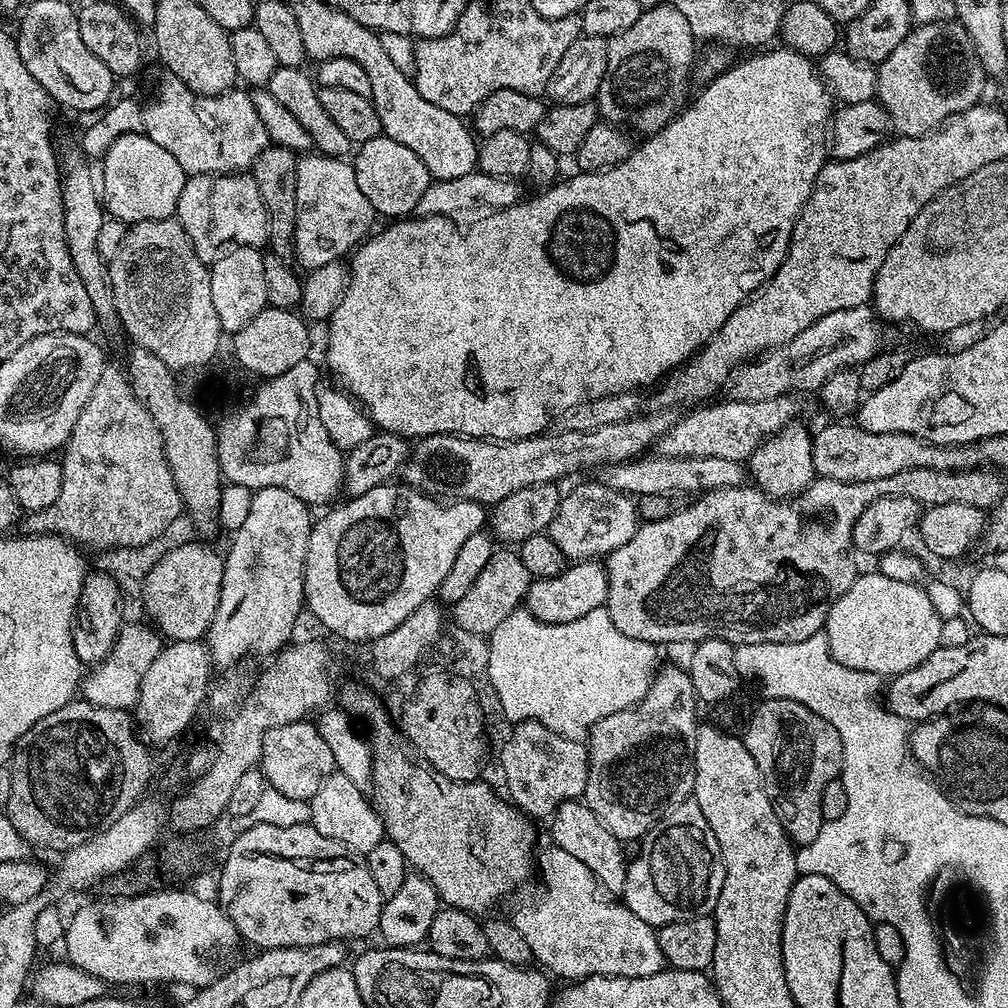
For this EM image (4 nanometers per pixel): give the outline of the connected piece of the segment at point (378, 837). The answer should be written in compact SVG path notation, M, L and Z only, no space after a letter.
M333 771L318 786L318 794L311 799L311 823L318 830L318 834L326 834L326 838L334 838L334 842L342 842L350 850L366 854L378 846L378 842L386 839L384 823L376 812L376 806L366 795L365 789L354 786L346 774Z

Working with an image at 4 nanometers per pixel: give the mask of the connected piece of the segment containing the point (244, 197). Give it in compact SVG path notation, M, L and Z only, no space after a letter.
M234 172L231 174L209 174L207 176L188 176L182 186L182 194L178 194L178 206L175 219L179 220L182 230L190 238L194 246L194 254L202 263L211 266L219 256L229 252L231 248L259 248L268 244L268 216L263 205L258 185L251 174Z

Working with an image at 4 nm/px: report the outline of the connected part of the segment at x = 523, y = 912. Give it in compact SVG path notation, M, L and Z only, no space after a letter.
M547 847L538 852L544 893L537 898L536 908L516 908L510 914L513 926L526 938L526 946L530 946L532 960L553 977L561 976L564 982L579 982L588 976L646 978L664 971L657 929L642 922L619 899L609 898L590 866L578 862L574 854Z

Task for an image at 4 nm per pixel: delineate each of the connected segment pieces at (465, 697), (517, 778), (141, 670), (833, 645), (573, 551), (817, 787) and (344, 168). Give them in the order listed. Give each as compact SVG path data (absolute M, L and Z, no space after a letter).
M436 670L436 672L430 673L429 676L422 677L421 680L417 682L416 689L414 689L412 692L412 698L405 702L404 709L402 709L400 712L400 724L399 727L402 729L402 732L402 727L404 727L404 732L406 735L408 735L409 742L412 743L413 746L416 747L417 750L420 751L430 763L432 763L429 764L431 771L438 772L440 775L445 776L446 778L457 781L479 781L481 779L484 767L486 765L486 758L484 758L484 755L487 754L488 748L490 748L489 741L486 739L484 733L483 712L480 709L480 705L472 700L472 688L467 688L462 681L454 679L453 673L448 673L443 670Z
M522 720L499 750L498 763L505 772L503 787L511 803L529 817L551 817L562 802L583 797L588 781L588 750L581 741L562 738L537 720Z
M125 623L121 627L120 635L116 637L111 652L89 671L93 671L89 676L87 673L83 677L83 699L89 700L94 706L135 709L136 699L140 697L142 678L146 678L146 670L150 670L154 658L158 658L162 647L162 637L159 631L147 623L144 624Z
M872 570L865 576L864 573L857 575L850 590L846 590L846 594L834 602L822 632L828 638L830 655L842 662L842 666L850 666L850 670L873 672L881 678L891 678L926 662L926 658L930 658L930 654L941 647L940 627L941 618L920 584L894 582L894 578L886 578L879 570Z
M593 482L580 484L573 492L565 491L561 495L558 514L554 514L554 522L550 522L546 534L569 561L575 562L607 557L609 552L618 550L618 546L626 546L626 542L634 538L637 527L636 500L627 492Z
M775 698L763 702L747 717L742 739L750 758L758 762L764 788L776 805L784 833L793 845L809 844L818 838L826 819L824 791L832 780L834 784L844 766L842 738L826 718L798 702Z
M319 154L299 157L297 224L292 244L295 263L301 269L311 270L347 257L373 231L372 219L377 219L377 216L366 194L362 194L362 189L358 187L355 167L347 159Z

